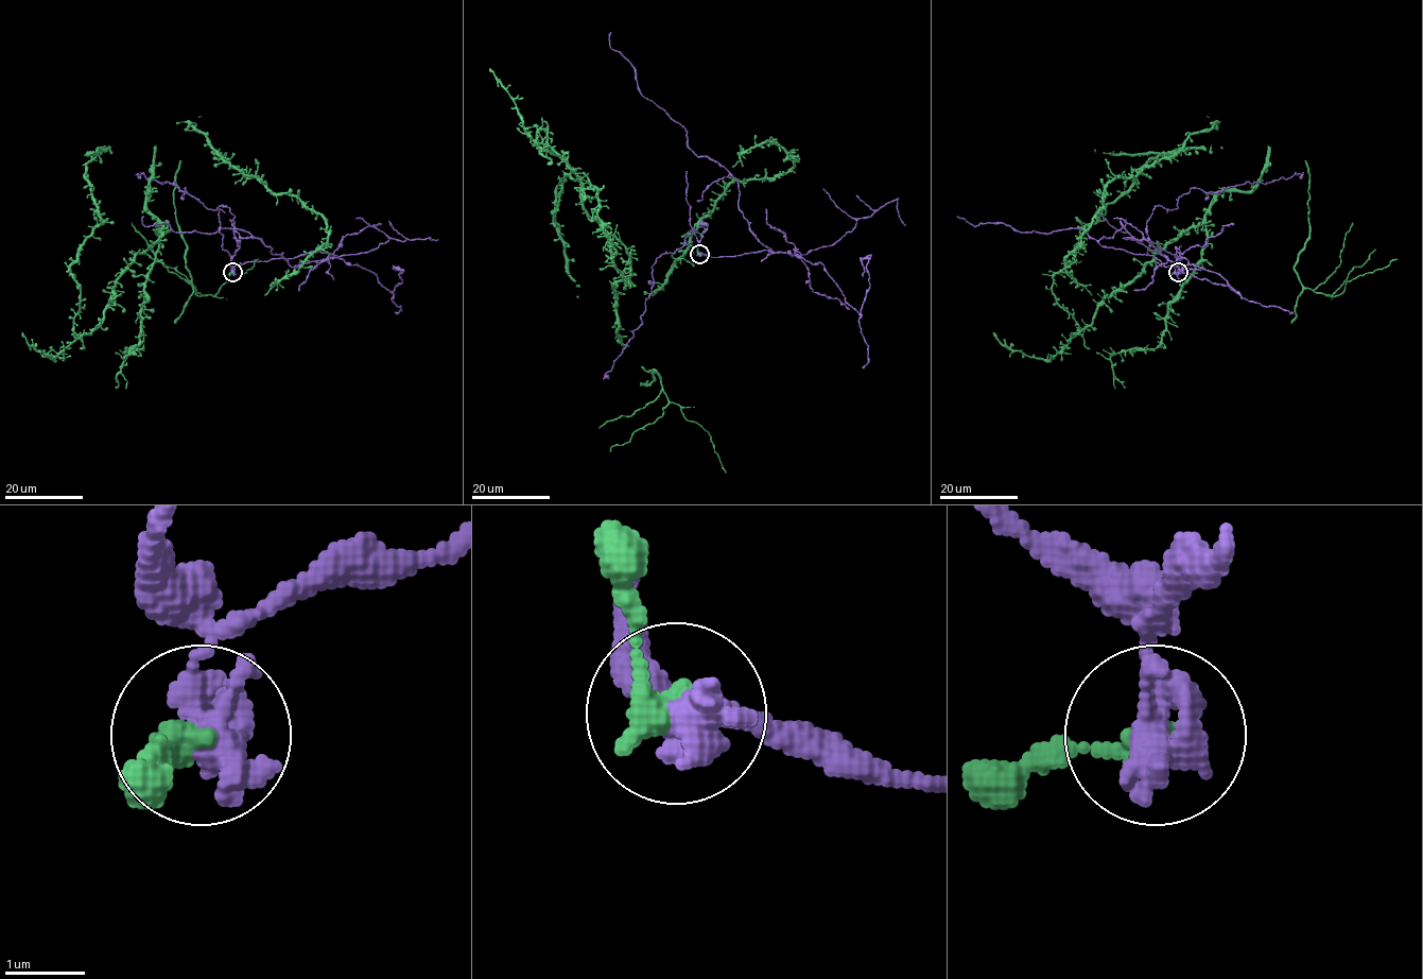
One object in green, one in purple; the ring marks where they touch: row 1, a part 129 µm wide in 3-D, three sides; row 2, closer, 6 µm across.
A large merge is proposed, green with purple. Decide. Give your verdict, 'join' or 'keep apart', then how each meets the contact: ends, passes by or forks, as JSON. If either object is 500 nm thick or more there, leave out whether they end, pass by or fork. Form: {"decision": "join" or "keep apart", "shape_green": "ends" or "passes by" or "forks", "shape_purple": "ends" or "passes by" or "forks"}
{"decision": "keep apart"}

